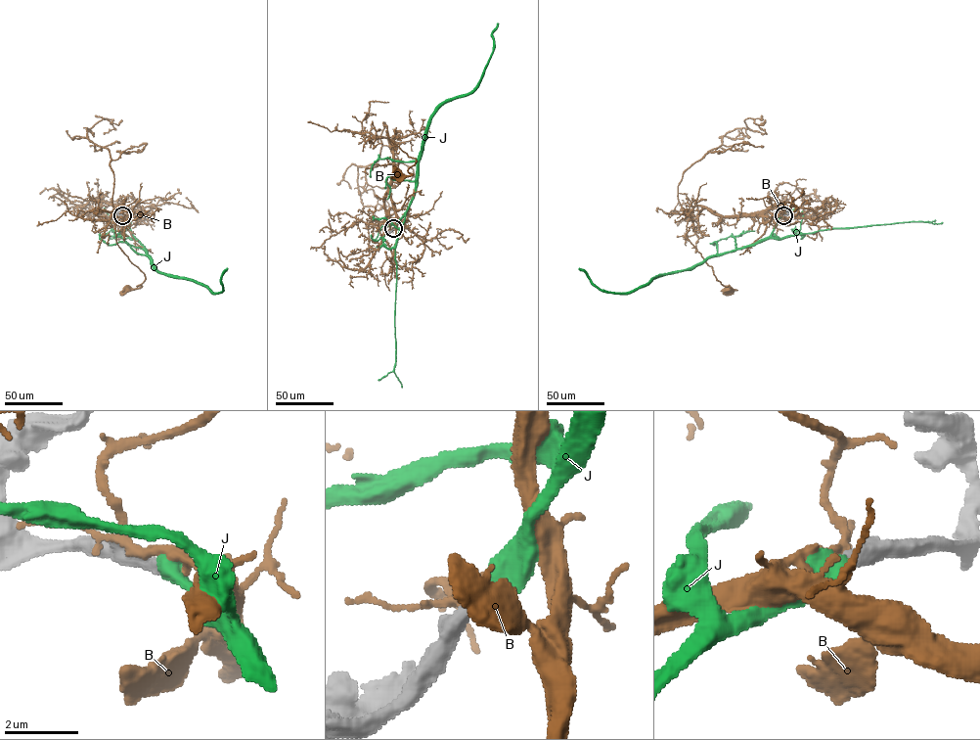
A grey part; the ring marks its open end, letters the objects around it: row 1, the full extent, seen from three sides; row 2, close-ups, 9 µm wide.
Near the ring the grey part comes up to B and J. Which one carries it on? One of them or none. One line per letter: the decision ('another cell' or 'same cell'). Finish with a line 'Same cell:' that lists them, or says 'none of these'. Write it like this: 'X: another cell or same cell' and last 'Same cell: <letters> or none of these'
B: another cell
J: same cell
Same cell: J

